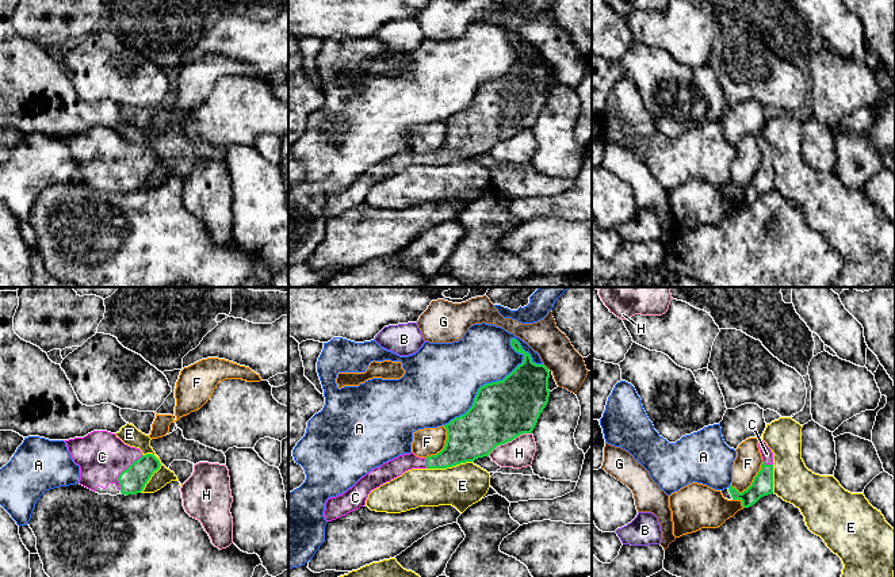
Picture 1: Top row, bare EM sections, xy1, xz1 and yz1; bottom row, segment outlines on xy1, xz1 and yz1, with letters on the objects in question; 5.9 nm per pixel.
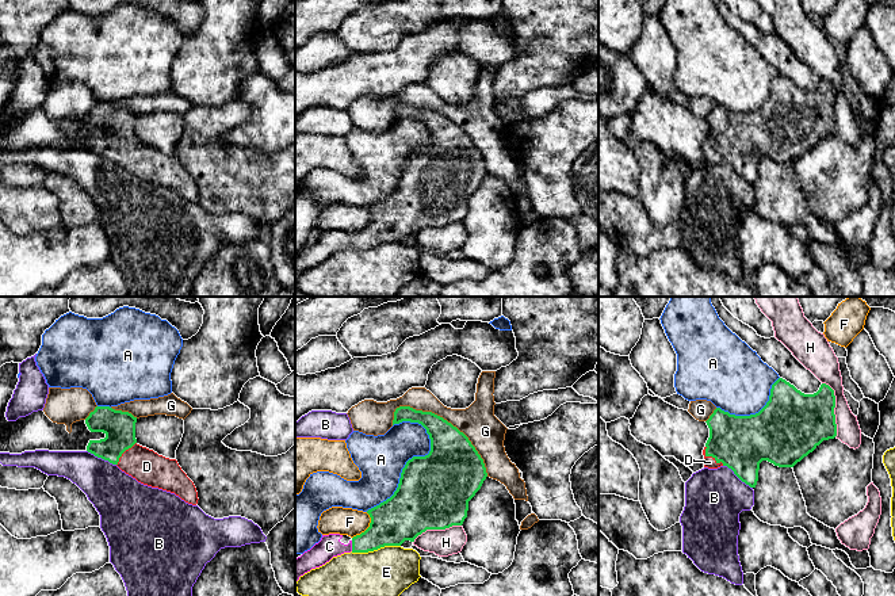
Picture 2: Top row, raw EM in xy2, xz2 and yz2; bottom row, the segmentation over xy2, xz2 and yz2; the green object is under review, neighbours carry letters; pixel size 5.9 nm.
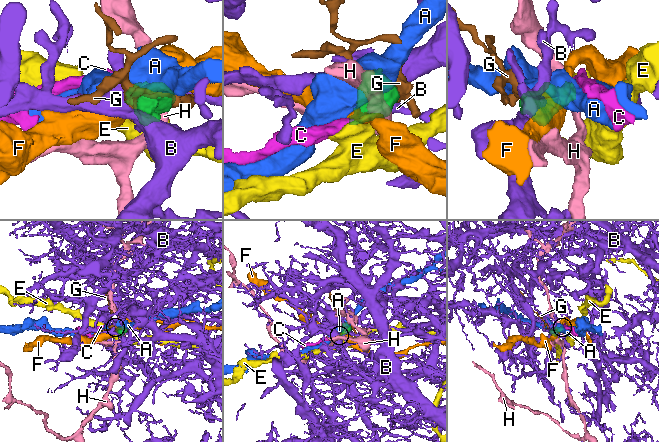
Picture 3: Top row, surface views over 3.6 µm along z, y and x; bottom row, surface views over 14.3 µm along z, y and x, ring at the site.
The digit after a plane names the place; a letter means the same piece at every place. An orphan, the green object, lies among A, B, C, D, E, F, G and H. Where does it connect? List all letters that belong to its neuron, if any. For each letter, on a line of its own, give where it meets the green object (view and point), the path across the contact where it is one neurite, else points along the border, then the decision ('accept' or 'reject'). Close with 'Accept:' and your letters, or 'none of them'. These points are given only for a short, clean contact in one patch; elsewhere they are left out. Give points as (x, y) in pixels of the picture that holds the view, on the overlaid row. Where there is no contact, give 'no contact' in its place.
A: meets green in xz1 at (509, 374); reject
B: meets green in yz2 at (738, 477); border along yz2 (723, 465), (752, 488); reject
C: meets green in xy1 at (123, 470); runs through xy1 (133, 480), (123, 470), (115, 462), (102, 457); accept
D: meets green in yz2 at (711, 455); runs through yz2 (741, 443), (730, 443), (711, 455), (710, 462); accept
E: meets green in xy1 at (153, 472); border along xy1 (152, 453), (160, 466), (140, 492); reject
F: meets green in yz1 at (752, 482); reject
G: meets green in xz2 at (450, 423); reject
H: meets green in yz2 at (834, 407); reject
Accept: C, D

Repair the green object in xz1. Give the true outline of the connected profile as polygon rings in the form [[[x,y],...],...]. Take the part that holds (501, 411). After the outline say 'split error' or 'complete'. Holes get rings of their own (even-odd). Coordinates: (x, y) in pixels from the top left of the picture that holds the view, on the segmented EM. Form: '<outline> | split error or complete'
[[[516,339],[512,348],[524,355],[524,360],[502,381],[481,386],[473,406],[444,425],[447,440],[436,455],[418,458],[413,452],[399,455],[372,469],[343,494],[325,503],[324,517],[336,520],[366,505],[368,494],[380,485],[412,469],[447,469],[474,462],[501,444],[523,433],[532,433],[550,397],[550,371],[536,364]]] | split error

